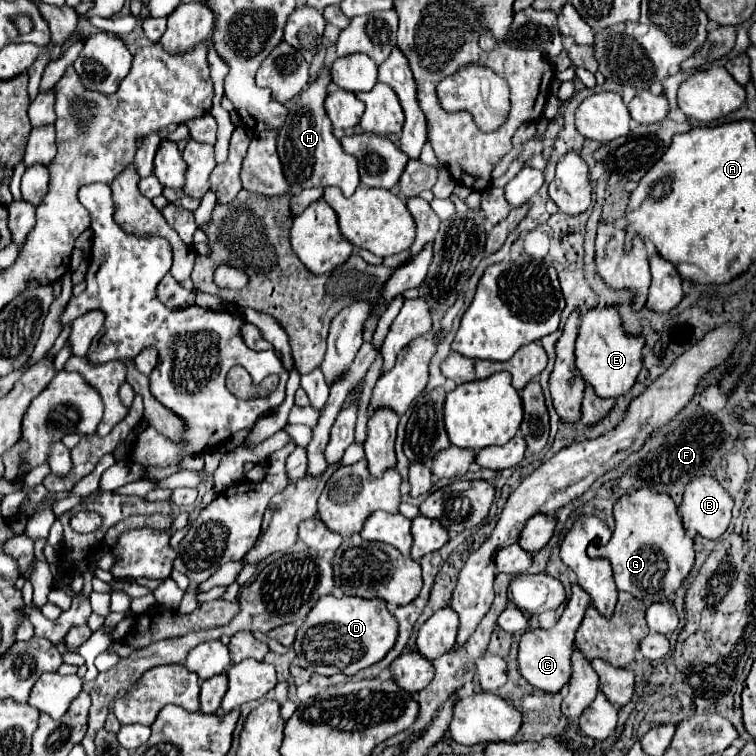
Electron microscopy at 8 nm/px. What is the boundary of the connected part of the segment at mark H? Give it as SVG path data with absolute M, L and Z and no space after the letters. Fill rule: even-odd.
M327 69L319 73L319 79L313 81L301 95L293 97L287 107L289 115L277 135L277 151L283 163L283 173L287 183L297 189L307 187L339 187L345 197L351 197L359 187L359 173L357 173L357 159L347 155L339 141L333 135L331 121L323 109L323 101L327 97L327 85L331 75Z

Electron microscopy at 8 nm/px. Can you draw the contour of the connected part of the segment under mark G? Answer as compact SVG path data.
M641 487L621 495L613 505L615 529L607 545L594 544L587 548L589 557L607 557L613 567L617 589L631 593L645 605L673 597L677 587L689 575L695 551L693 541L685 535L677 505L669 495Z

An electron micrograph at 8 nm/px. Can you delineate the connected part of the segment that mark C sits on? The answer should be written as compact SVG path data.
M571 583L571 597L565 605L565 611L561 615L561 619L557 621L555 627L551 629L527 629L521 639L519 639L519 655L517 655L517 663L519 663L519 671L521 675L537 689L543 691L551 691L557 693L565 683L569 683L569 675L571 675L571 663L569 663L569 655L573 651L573 641L575 641L575 631L583 621L585 609L591 603L591 597L577 585Z

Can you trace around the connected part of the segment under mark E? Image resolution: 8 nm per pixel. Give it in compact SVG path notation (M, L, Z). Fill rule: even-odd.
M593 307L581 317L575 345L577 369L581 371L585 383L589 383L597 391L597 395L619 397L633 387L641 371L643 345L645 339L641 335L629 335L623 329L619 311L615 307Z

